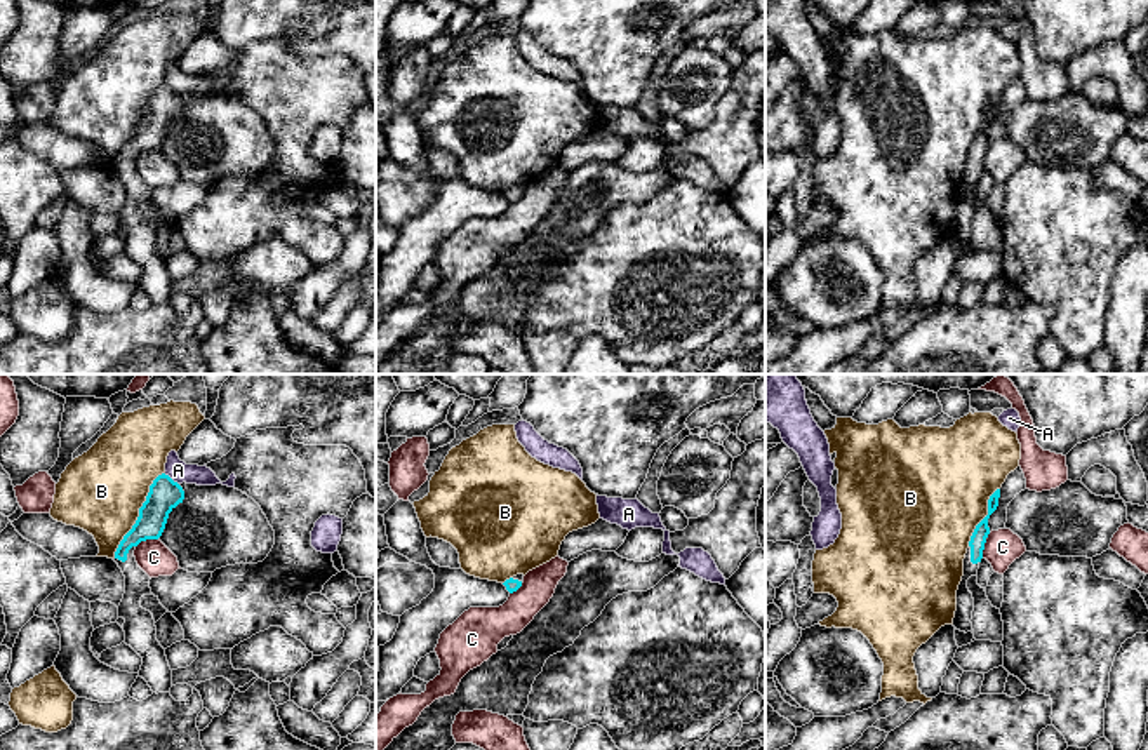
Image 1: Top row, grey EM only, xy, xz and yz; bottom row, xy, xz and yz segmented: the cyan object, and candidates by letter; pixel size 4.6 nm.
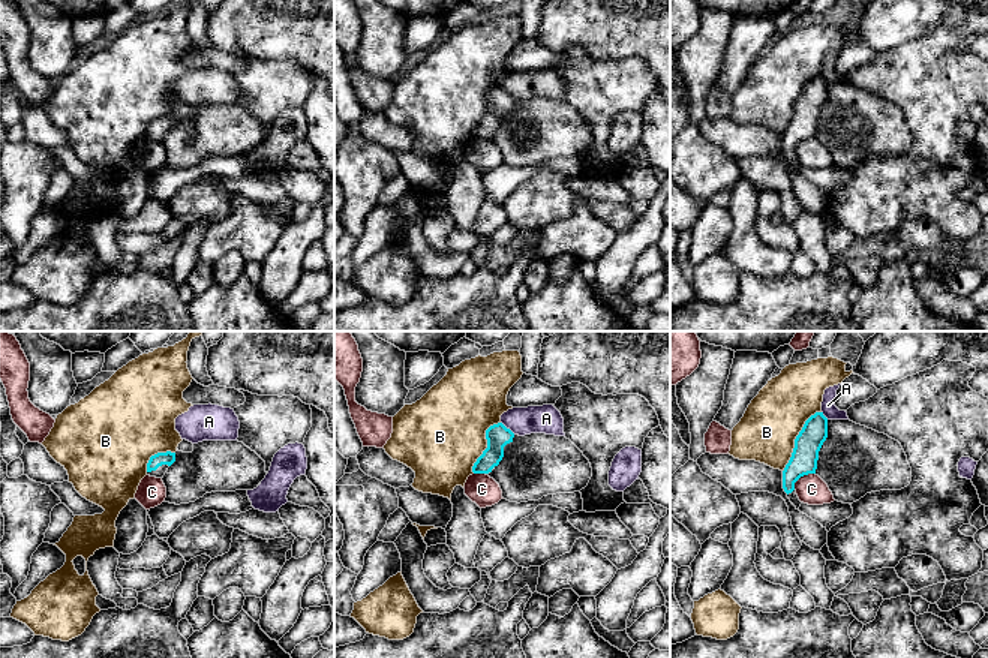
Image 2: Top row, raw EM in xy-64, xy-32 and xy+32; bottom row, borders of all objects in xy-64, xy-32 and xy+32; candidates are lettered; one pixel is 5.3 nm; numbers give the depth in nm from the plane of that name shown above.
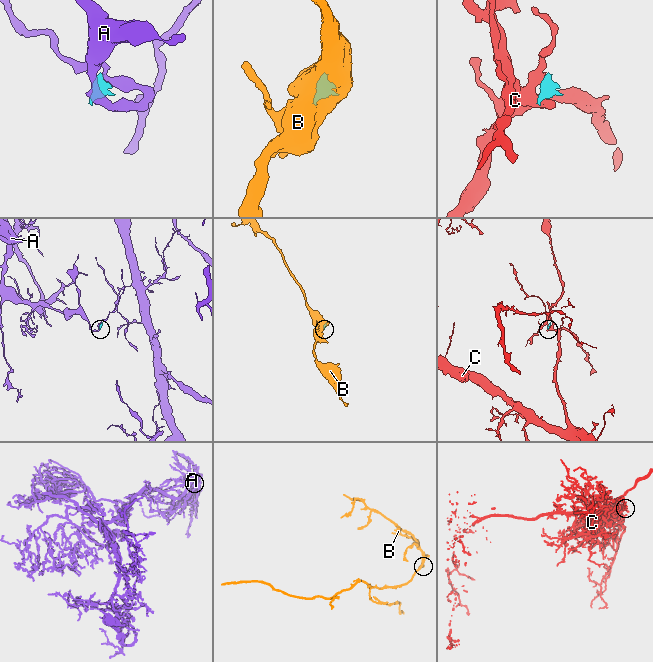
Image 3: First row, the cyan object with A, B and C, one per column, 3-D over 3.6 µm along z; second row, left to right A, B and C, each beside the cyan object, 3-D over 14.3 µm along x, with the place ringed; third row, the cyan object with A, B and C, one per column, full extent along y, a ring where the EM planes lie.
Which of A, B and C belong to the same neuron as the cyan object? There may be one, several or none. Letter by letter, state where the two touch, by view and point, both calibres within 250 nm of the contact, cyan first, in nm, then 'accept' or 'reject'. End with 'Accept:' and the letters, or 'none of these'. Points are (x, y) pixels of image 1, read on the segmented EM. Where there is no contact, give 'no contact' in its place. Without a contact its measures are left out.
A: xy (169, 477) | 150/100 nm | reject
B: xy (140, 514) | 150/380 nm | reject
C: yz (983, 545) | 70/170 nm | reject
Accept: none of these

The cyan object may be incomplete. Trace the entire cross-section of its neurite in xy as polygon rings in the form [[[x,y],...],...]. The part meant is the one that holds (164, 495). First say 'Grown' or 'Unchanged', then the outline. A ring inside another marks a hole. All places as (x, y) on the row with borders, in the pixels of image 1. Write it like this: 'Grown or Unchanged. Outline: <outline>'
Grown. Outline: [[[158,475],[150,485],[146,501],[139,508],[139,517],[132,529],[123,536],[115,562],[125,576],[125,593],[118,606],[118,618],[123,618],[125,644],[141,658],[143,677],[153,693],[170,693],[172,670],[165,649],[157,640],[153,614],[141,607],[143,595],[153,595],[150,576],[137,566],[134,550],[141,541],[158,539],[165,529],[169,513],[184,499],[183,487],[169,475]]]

